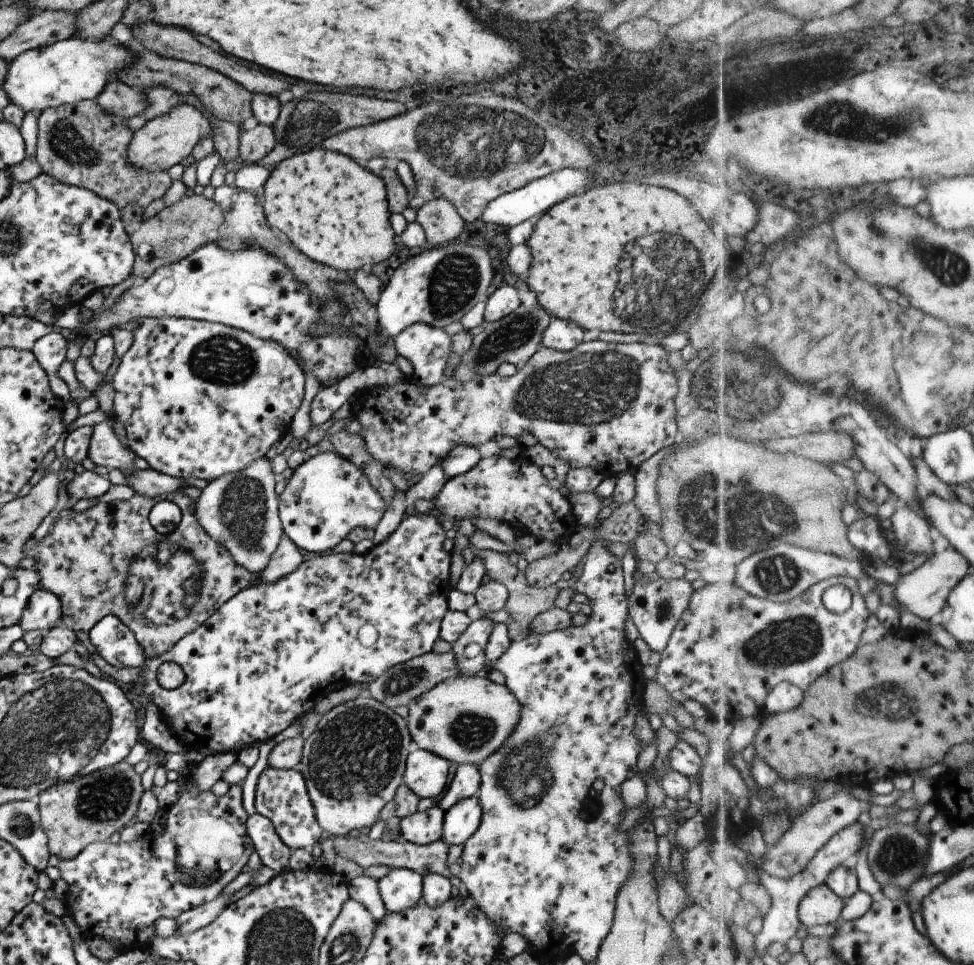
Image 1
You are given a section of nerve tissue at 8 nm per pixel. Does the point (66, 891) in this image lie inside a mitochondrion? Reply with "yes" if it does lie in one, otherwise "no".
no

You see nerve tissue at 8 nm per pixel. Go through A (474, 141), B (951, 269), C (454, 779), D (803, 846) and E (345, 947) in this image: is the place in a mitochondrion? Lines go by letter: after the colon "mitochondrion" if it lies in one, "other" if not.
A: mitochondrion
B: mitochondrion
C: other
D: other
E: mitochondrion

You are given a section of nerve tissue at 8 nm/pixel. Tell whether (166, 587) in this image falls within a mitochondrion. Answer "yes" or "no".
yes

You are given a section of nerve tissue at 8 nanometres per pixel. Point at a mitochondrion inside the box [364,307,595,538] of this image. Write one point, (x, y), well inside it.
(513, 334)

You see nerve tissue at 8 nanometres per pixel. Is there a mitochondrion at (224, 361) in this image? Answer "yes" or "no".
yes

